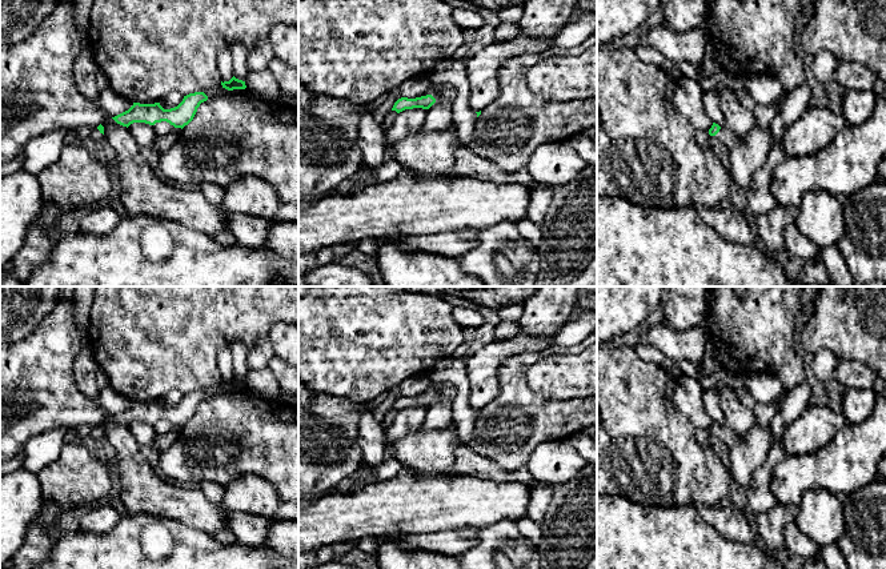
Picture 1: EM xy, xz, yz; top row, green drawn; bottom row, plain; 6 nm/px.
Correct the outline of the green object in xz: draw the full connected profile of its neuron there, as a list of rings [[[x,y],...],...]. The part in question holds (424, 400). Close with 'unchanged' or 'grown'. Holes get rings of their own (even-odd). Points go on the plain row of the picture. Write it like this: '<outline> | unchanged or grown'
[[[426,393],[416,397],[408,397],[408,396],[398,397],[392,406],[393,410],[389,414],[386,414],[382,421],[384,432],[388,430],[389,425],[393,422],[396,414],[400,410],[405,408],[413,408],[413,406],[429,408],[434,401],[436,397],[432,393]]] | grown

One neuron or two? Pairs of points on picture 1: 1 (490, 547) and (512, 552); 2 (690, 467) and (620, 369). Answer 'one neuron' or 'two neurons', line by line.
1: one neuron
2: one neuron

